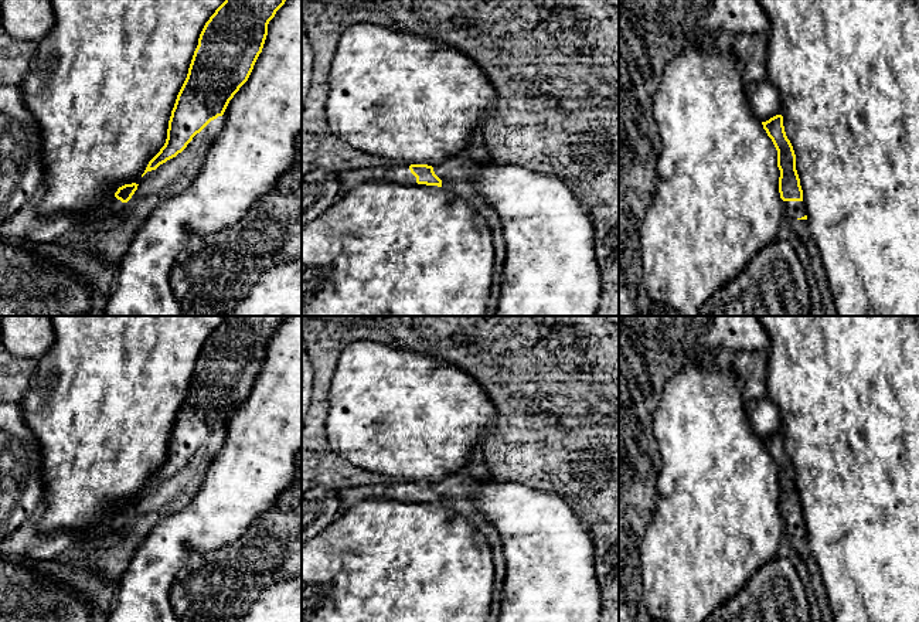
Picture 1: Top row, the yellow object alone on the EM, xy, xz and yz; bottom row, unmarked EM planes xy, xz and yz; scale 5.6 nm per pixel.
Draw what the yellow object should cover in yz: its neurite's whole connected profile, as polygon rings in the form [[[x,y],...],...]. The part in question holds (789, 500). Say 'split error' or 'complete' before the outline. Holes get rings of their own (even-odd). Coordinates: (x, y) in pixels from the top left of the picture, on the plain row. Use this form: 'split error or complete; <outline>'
split error; [[[776,432],[762,442],[777,468],[779,510],[784,520],[786,533],[790,537],[807,537],[803,507],[796,487],[796,472],[784,449],[783,434]]]

